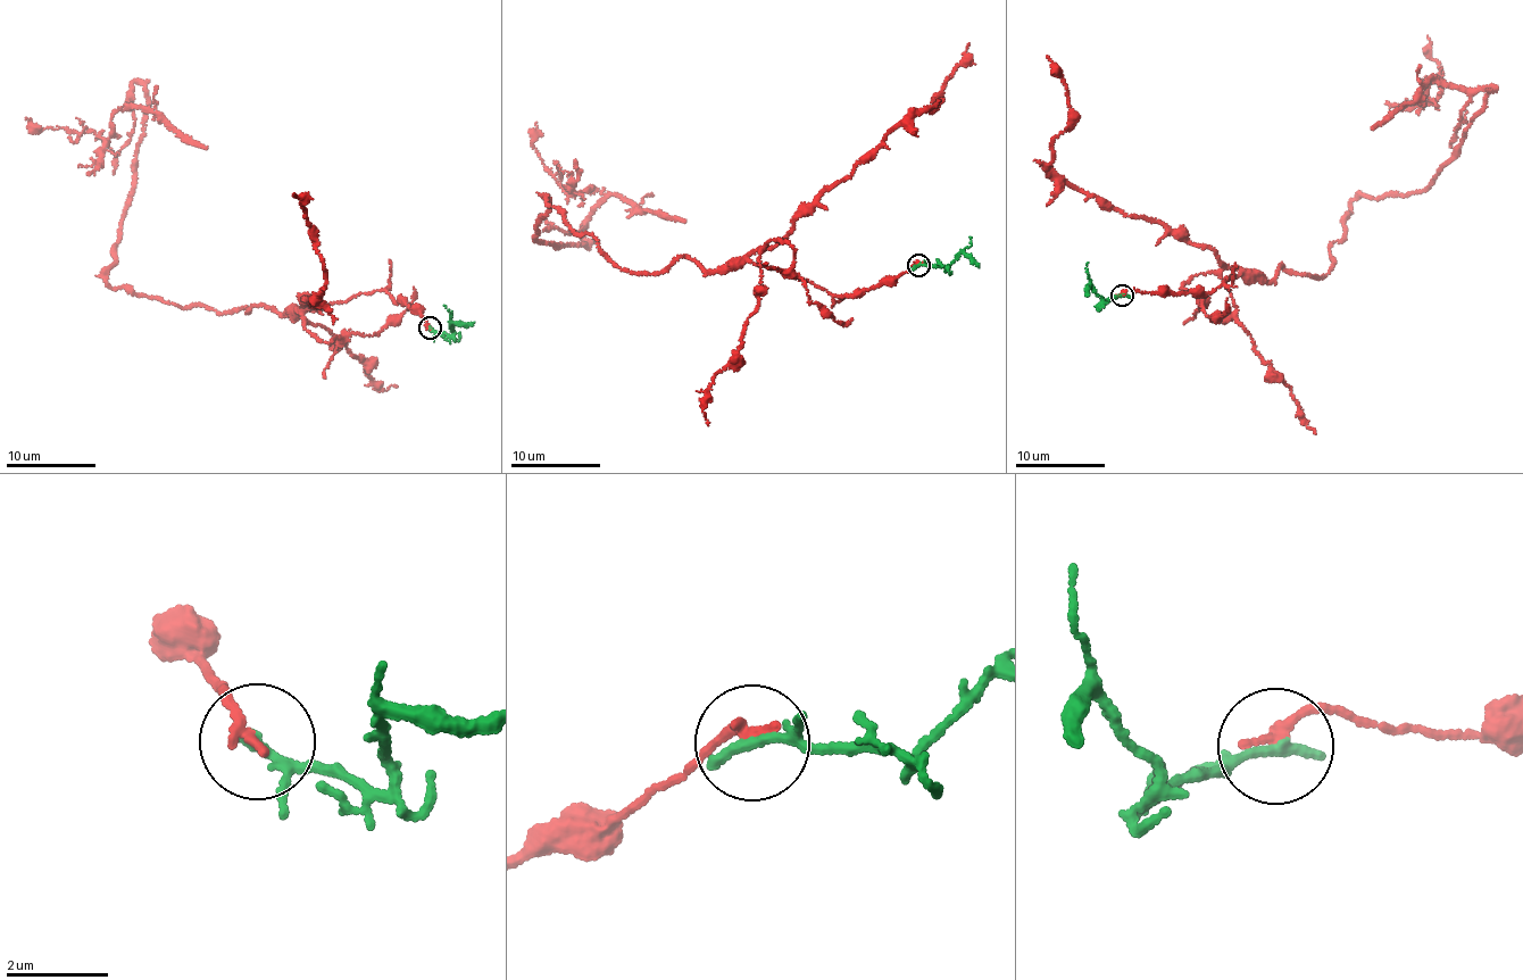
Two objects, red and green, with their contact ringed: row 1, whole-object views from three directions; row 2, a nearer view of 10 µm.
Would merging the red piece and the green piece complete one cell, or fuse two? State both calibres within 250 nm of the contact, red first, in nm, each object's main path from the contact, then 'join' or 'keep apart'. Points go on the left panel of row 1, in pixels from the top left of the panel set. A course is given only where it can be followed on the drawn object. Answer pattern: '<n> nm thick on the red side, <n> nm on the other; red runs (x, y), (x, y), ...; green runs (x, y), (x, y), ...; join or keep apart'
200 nm thick on the red side, 240 nm on the other; red runs (429, 327), (385, 291), (282, 314), (114, 288), (143, 83), (105, 140), (25, 117); green runs (429, 327), (452, 333), (452, 312), (443, 305); keep apart

